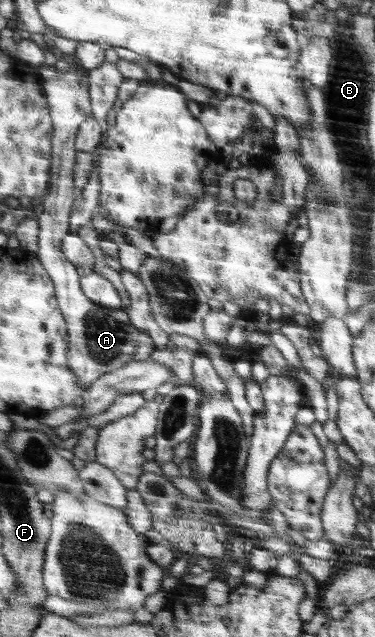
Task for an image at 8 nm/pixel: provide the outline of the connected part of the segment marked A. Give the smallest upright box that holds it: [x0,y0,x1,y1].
[35,63,157,391]

